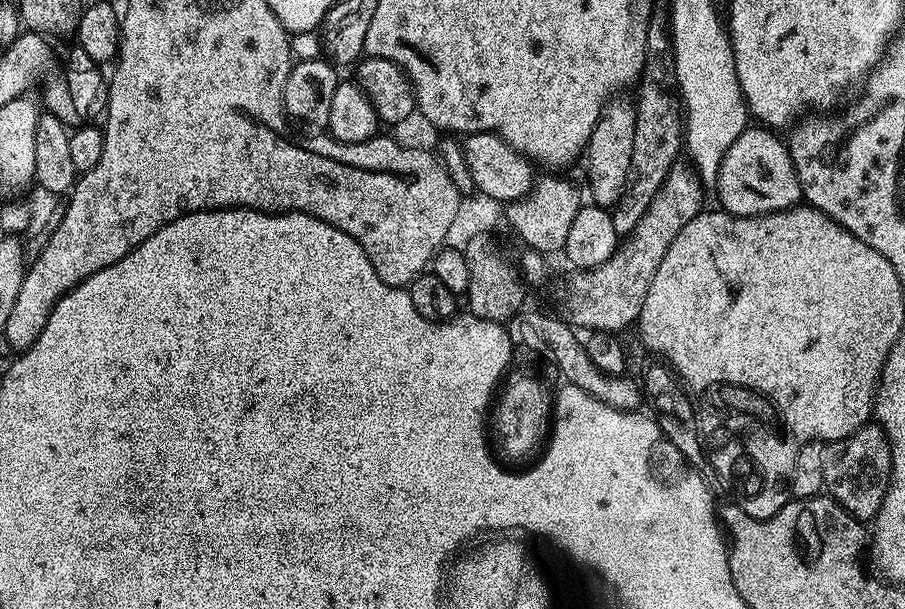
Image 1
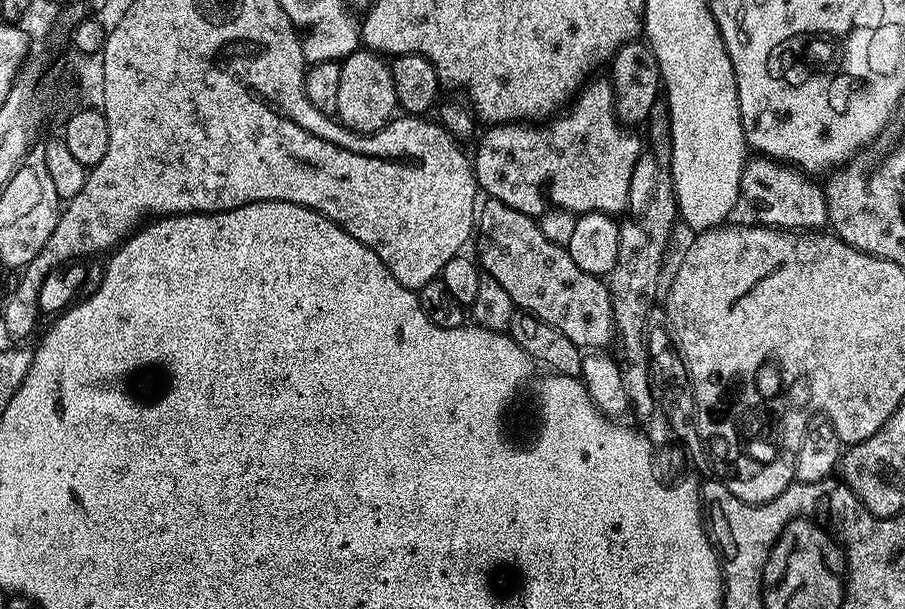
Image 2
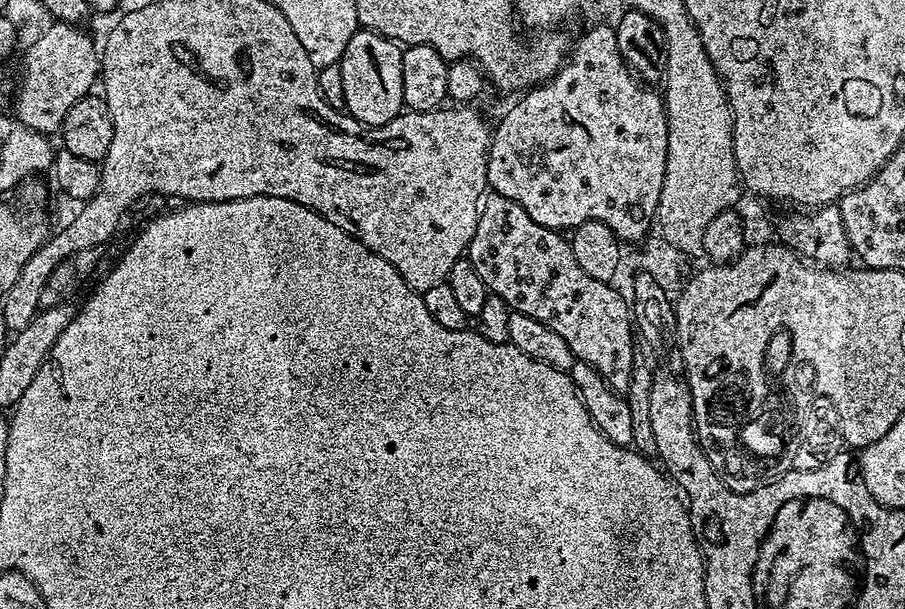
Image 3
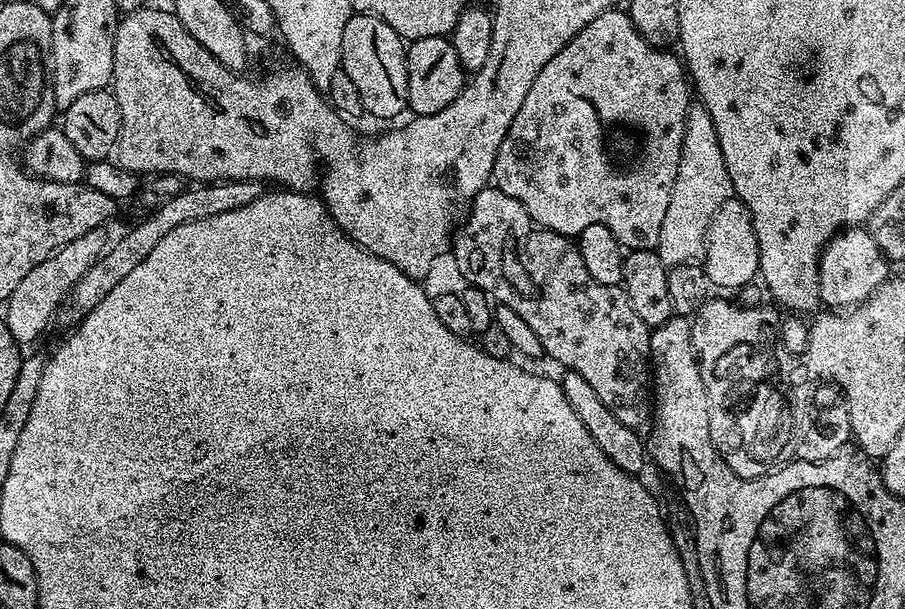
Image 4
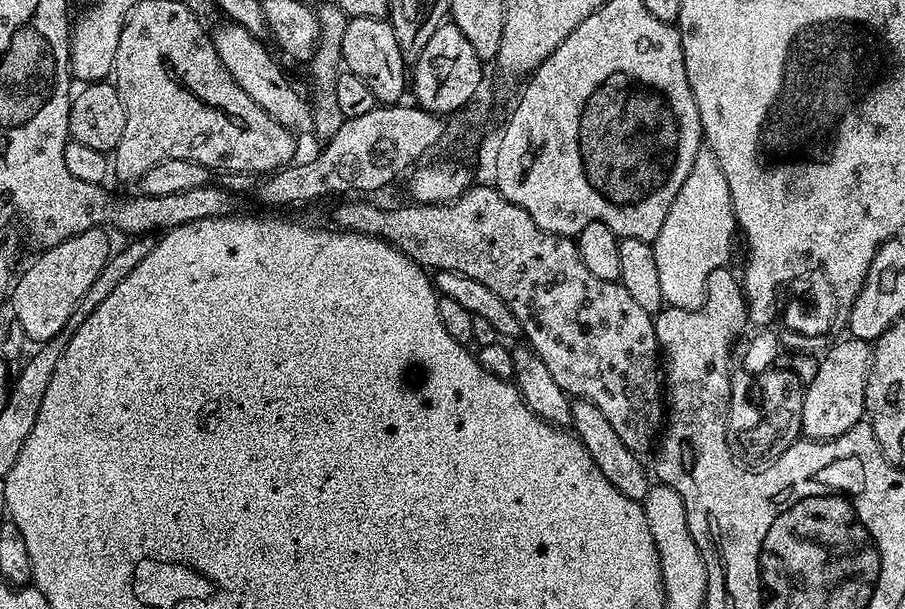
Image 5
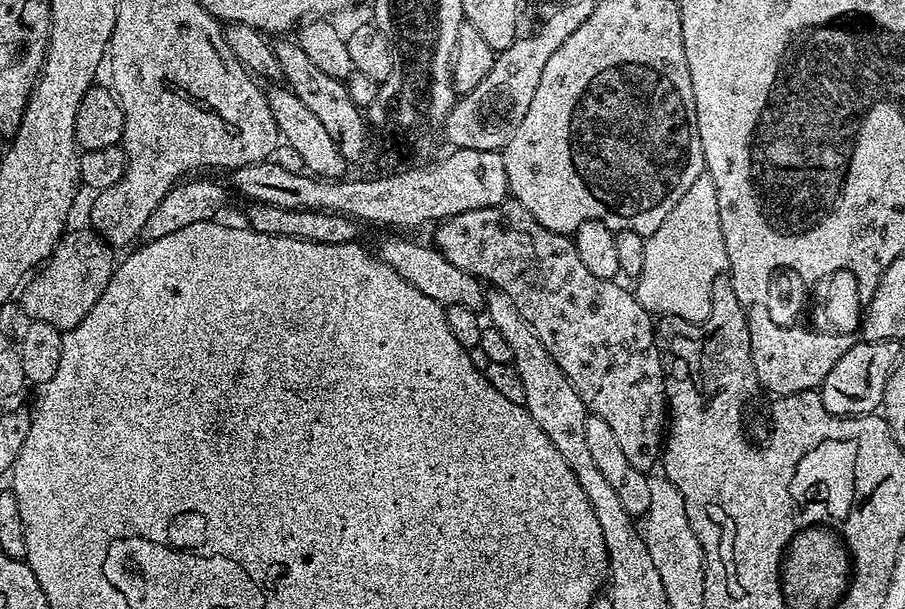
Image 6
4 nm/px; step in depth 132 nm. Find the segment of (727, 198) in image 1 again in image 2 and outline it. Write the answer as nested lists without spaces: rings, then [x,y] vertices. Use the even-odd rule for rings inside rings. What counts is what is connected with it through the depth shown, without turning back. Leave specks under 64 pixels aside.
[[[773,158],[749,159],[740,174],[740,195],[743,203],[756,211],[755,219],[761,225],[789,230],[820,230],[828,224],[828,207],[824,198],[824,189],[819,183],[811,184],[801,169]]]

